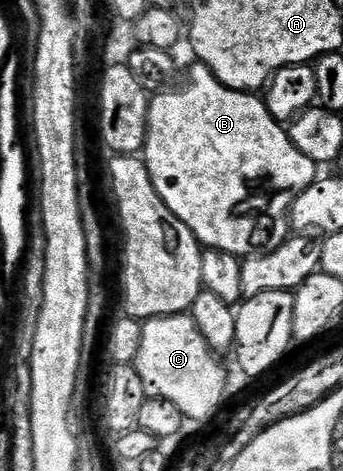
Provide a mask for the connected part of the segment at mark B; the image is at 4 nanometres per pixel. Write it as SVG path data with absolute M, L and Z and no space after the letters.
M195 65L195 68L187 75L187 84L184 87L172 86L170 89L163 89L150 100L147 113L147 139L144 141L141 158L147 164L149 177L165 205L178 219L185 221L189 229L198 237L204 248L213 251L224 251L233 253L240 257L246 257L256 253L266 253L280 247L289 238L289 216L291 214L291 199L307 188L317 178L317 164L297 145L293 145L288 128L278 119L274 119L269 113L266 102L258 94L246 91L234 91L225 84L208 67Z

